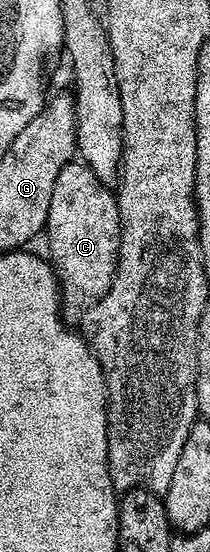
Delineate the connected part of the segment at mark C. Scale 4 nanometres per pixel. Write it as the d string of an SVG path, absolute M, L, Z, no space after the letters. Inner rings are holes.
M85 162L66 164L56 177L56 186L52 190L44 241L50 247L48 259L58 276L62 311L67 317L85 317L90 307L108 294L118 272L121 233L118 198L111 185L100 182Z

